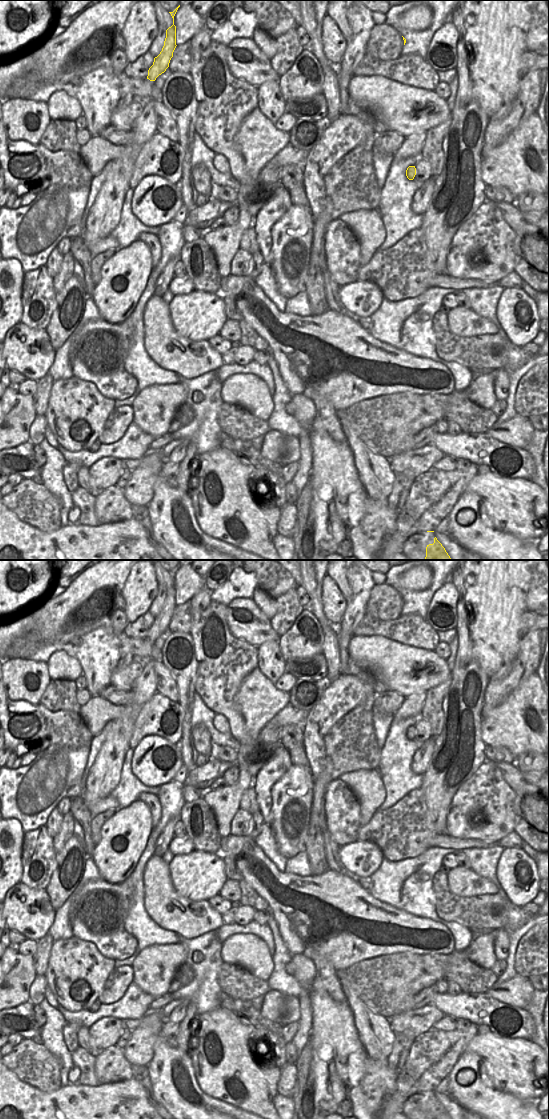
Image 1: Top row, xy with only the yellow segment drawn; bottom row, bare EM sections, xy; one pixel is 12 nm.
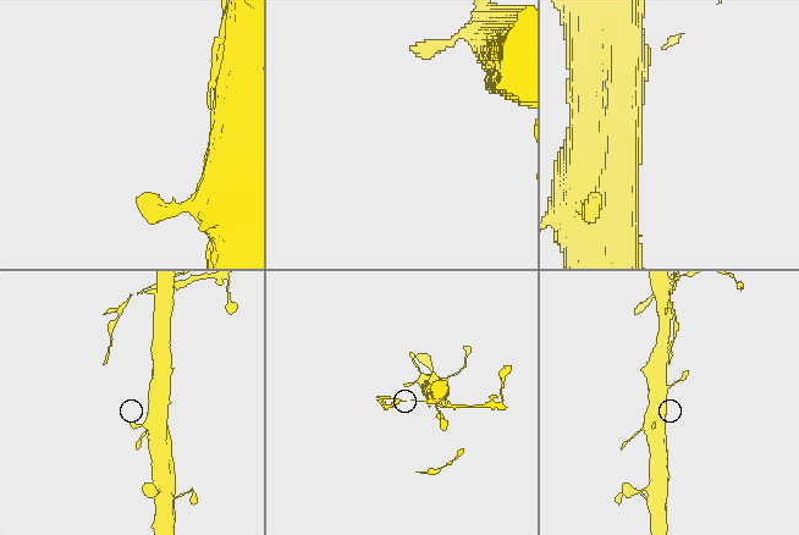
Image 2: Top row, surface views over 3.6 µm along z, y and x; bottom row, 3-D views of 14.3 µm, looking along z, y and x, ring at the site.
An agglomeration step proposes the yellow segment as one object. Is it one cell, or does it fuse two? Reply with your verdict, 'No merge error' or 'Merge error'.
Merge error.

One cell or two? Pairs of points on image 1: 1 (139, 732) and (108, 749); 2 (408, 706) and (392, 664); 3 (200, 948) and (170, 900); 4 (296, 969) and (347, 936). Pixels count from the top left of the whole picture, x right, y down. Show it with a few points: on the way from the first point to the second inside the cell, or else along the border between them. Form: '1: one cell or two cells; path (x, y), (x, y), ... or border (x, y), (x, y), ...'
1: two cells; border (137, 714), (129, 740), (129, 748)
2: two cells; border (425, 691), (410, 694), (405, 698)
3: two cells; border (215, 930), (210, 930), (192, 938), (180, 937)
4: two cells; border (292, 956), (304, 955), (310, 959)

